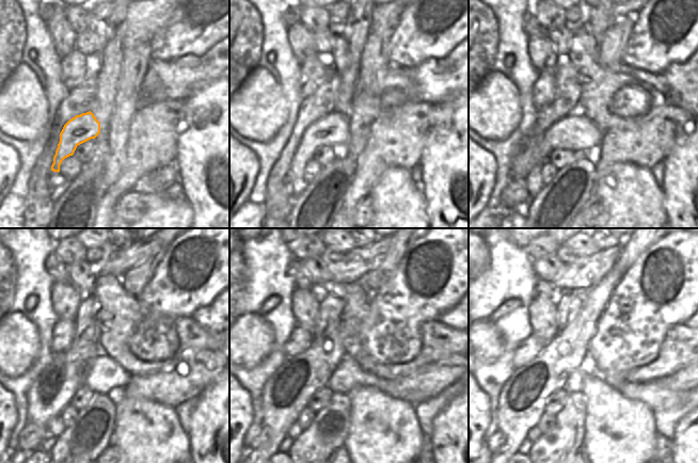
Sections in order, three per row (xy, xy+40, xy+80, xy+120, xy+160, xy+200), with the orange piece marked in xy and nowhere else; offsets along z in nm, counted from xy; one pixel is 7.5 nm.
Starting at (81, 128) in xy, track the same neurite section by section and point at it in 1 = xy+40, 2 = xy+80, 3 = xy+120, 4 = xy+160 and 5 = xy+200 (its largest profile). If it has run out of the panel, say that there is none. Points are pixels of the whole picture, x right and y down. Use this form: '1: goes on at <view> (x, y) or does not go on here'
1: goes on at xy+40 (332, 129)
2: goes on at xy+80 (574, 131)
3: goes on at xy+120 (102, 374)
4: goes on at xy+160 (348, 373)
5: goes on at xy+200 (574, 382)

